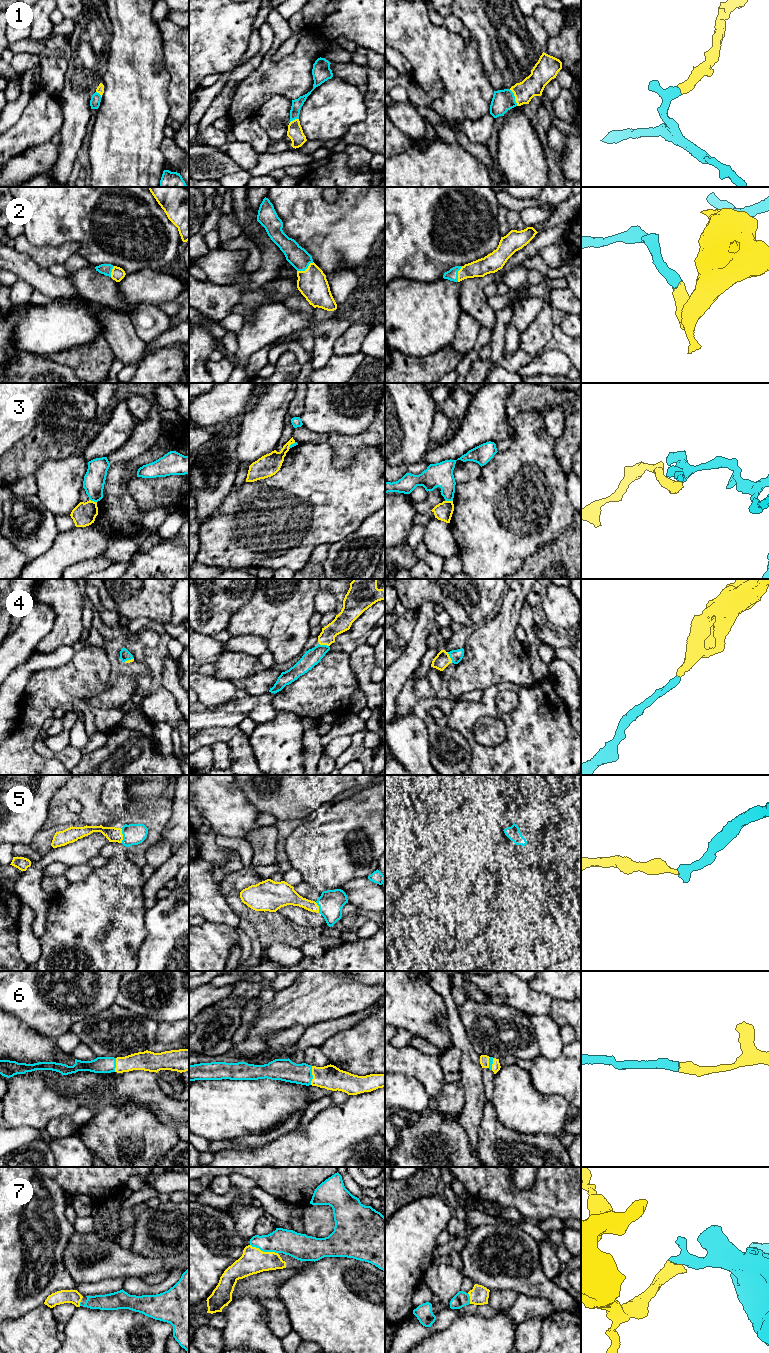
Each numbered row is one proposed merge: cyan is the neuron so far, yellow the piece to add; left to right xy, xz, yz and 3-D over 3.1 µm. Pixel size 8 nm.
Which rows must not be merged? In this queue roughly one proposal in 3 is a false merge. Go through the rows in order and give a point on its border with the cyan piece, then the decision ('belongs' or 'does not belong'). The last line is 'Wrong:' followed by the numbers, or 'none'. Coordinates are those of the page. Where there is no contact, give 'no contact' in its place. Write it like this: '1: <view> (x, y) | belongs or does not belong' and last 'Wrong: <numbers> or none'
1: yz (514, 97) | belongs
2: xz (305, 269) | belongs
3: xy (93, 500) | does not belong
4: yz (450, 657) | belongs
5: xy (123, 835) | belongs
6: xz (312, 1075) | belongs
7: xz (264, 1251) | belongs
Wrong: 3

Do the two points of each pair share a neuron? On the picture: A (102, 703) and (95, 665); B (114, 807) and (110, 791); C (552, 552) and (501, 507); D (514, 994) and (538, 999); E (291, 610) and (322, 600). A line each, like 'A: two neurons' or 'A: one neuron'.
A: two neurons
B: one neuron
C: two neurons
D: one neuron
E: two neurons

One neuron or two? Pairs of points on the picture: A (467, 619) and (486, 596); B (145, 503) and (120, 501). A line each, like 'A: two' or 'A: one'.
A: one
B: two

